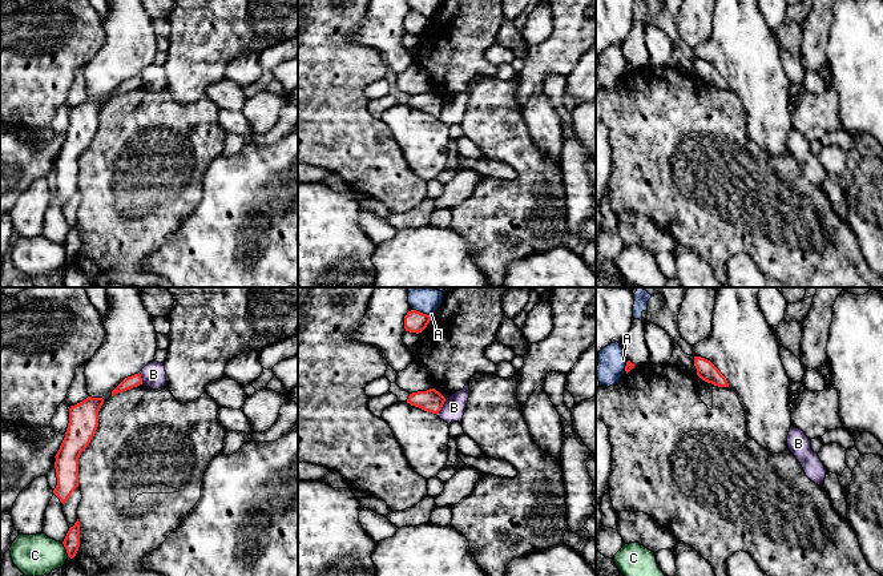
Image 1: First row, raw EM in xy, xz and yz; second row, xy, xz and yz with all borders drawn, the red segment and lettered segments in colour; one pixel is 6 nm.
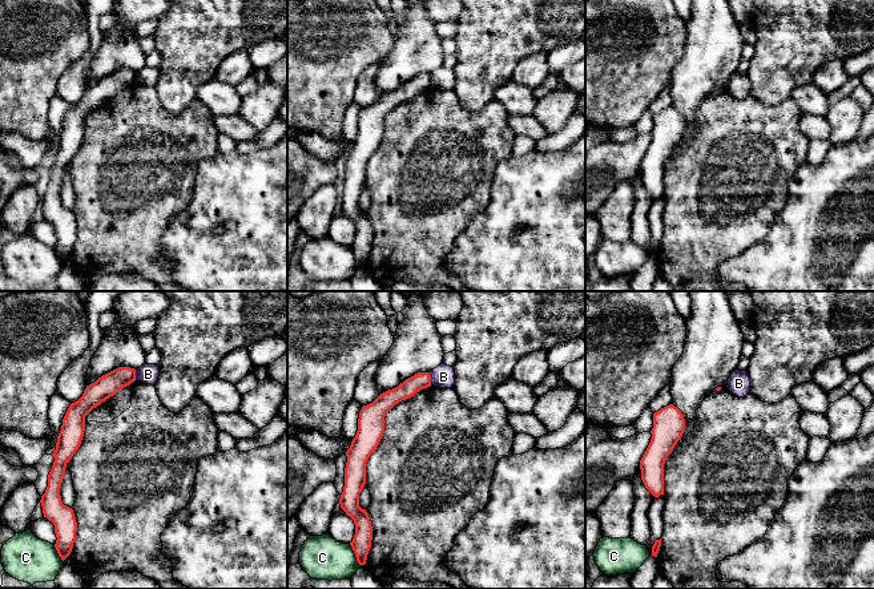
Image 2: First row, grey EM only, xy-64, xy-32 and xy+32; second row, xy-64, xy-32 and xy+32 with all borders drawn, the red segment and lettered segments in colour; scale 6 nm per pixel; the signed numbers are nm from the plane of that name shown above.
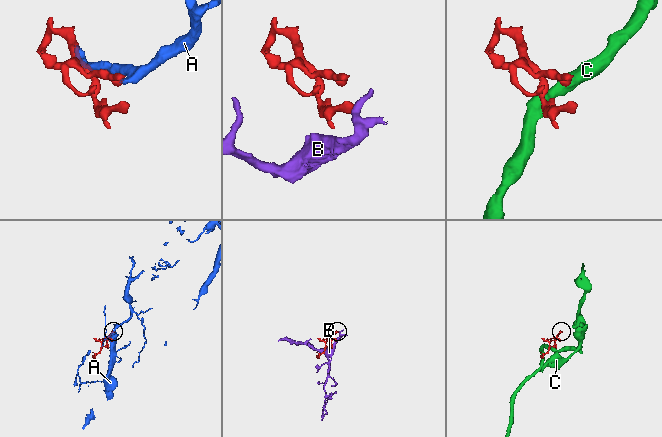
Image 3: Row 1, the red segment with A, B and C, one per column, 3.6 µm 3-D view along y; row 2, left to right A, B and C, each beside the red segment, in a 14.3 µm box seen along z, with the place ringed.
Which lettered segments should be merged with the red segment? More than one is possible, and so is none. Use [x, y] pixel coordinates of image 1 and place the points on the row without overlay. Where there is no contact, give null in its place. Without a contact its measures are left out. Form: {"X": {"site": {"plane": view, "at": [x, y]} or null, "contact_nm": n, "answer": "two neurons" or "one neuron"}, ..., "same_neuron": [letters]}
{"A": {"site": {"plane": "xz", "at": [422, 15]}, "contact_nm": 130, "answer": "two neurons"}, "B": {"site": {"plane": "xz", "at": [442, 108]}, "contact_nm": 110, "answer": "two neurons"}, "C": {"site": {"plane": "xy", "at": [65, 250]}, "contact_nm": 100, "answer": "two neurons"}, "same_neuron": []}

